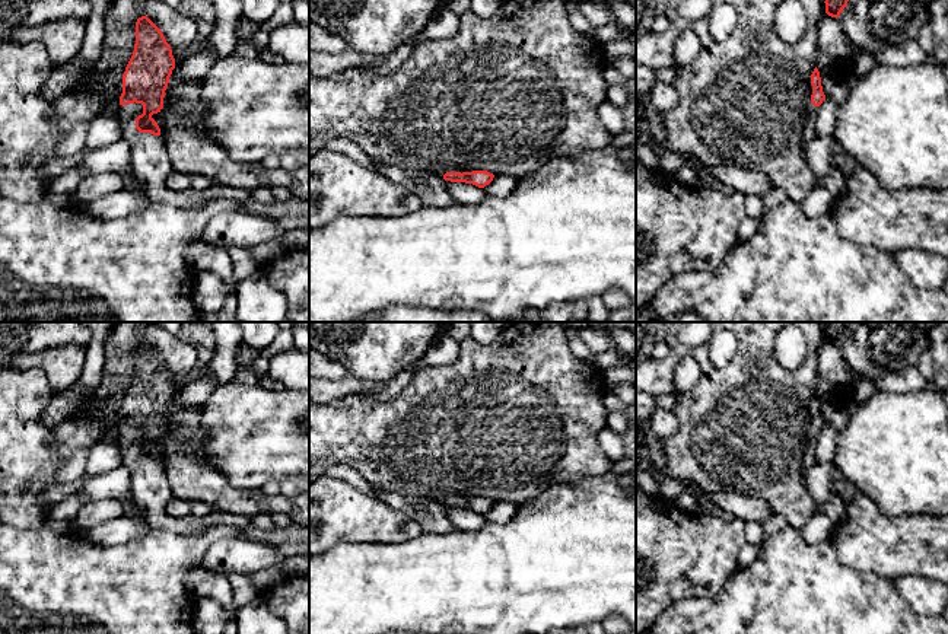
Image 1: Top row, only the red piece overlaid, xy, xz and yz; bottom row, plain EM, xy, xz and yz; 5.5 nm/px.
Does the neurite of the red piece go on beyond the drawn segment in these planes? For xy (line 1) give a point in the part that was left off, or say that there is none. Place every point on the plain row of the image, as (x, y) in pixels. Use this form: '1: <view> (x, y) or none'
1: xy (150, 490)

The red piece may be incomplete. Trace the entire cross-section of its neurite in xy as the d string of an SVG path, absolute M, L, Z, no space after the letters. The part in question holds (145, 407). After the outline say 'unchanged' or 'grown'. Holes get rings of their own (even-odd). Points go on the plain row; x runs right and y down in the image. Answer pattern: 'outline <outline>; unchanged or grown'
outline M147 343L139 344L134 377L123 401L118 443L123 465L130 469L133 498L144 514L143 520L174 533L233 526L242 531L244 538L271 544L283 555L309 554L309 528L298 523L261 531L245 516L219 510L203 519L179 519L166 513L166 504L174 498L172 490L152 442L163 434L165 417L174 395L175 385L162 357Z; grown

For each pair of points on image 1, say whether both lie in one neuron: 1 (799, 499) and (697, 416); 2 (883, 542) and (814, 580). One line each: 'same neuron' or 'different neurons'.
1: same neuron
2: different neurons

